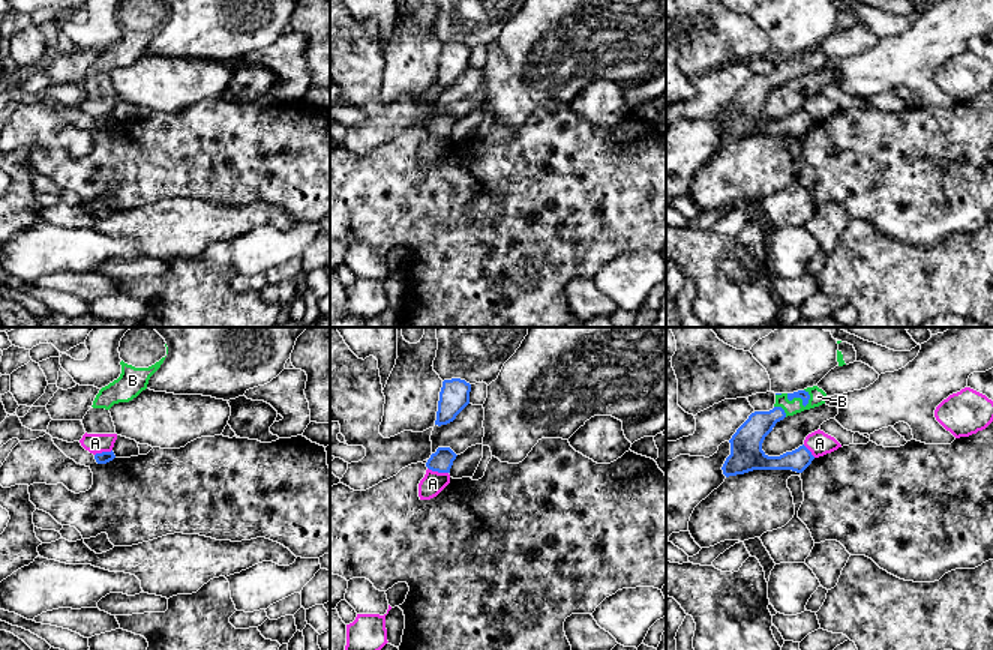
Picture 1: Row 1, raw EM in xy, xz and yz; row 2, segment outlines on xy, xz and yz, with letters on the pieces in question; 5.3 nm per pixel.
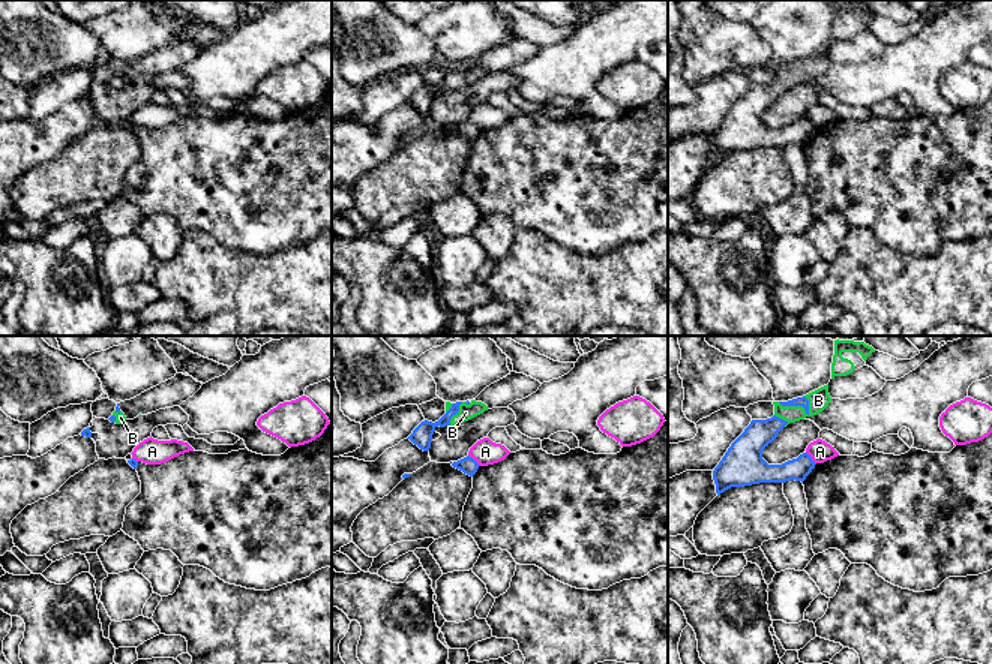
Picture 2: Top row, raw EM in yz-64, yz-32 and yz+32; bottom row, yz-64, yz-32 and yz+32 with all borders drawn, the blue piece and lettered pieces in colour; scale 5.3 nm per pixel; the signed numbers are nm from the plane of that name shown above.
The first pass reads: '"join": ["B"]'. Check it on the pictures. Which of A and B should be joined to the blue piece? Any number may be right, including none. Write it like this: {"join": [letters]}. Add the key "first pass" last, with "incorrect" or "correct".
{"join": ["B"], "first pass": "correct"}

